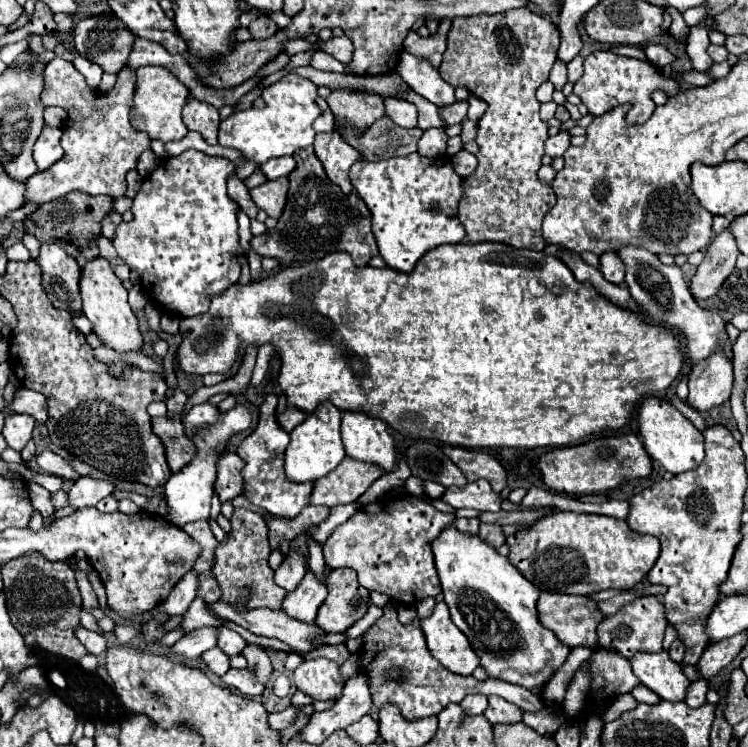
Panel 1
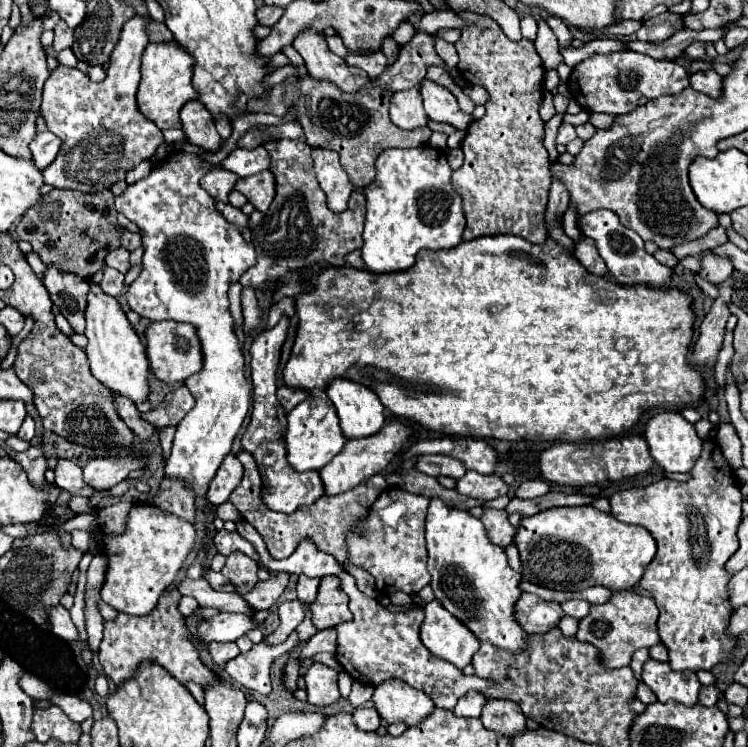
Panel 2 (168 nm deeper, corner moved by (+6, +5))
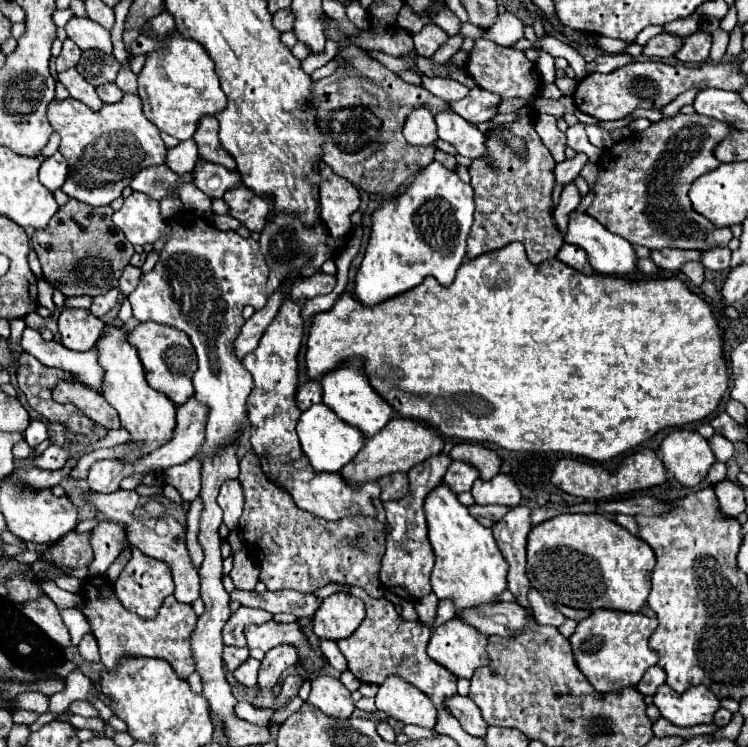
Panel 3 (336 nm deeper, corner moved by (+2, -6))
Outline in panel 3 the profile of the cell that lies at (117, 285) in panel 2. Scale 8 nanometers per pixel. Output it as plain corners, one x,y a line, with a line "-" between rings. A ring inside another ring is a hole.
114,289
114,291
110,291
106,297
96,297
96,299
92,299
92,305
90,305
90,311
96,315
96,317
102,317
102,315
106,315
112,307
114,307
114,303
116,303
116,299
118,299
118,289

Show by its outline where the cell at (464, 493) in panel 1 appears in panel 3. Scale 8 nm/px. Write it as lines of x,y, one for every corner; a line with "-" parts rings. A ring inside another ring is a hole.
498,473
490,481
478,479
472,487
472,495
478,505
520,505
520,489
514,483
514,479
506,473

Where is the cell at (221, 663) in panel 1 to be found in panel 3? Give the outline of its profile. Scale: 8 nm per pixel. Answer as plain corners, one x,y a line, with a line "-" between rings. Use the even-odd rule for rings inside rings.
224,647
224,663
230,671
240,667
248,655
250,655
248,647

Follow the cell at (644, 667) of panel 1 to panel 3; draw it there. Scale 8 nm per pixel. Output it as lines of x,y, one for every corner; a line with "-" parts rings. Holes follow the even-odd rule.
662,687
654,695
654,705
662,717
676,727
692,727
698,723
712,723
720,701
706,687
692,687
686,695
678,695
672,687

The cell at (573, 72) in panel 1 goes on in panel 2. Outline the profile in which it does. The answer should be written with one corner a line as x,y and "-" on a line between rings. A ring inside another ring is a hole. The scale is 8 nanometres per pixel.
554,16
548,18
548,26
558,36
558,42
560,42
562,48
570,48
572,46
572,32
570,32
570,28
560,18
554,18

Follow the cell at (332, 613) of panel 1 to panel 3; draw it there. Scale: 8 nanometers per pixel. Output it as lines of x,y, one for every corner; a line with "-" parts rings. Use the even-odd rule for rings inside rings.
334,593
322,601
322,607
312,619
312,625
320,639
338,641
350,637
364,617
366,611
362,599
348,593

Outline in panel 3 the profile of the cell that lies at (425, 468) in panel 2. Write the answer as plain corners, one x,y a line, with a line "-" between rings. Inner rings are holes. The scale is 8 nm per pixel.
452,461
452,465
446,471
444,483
450,485
450,489
454,493
464,493
472,489
472,483
480,477
480,473
476,471
476,467
462,463
462,461

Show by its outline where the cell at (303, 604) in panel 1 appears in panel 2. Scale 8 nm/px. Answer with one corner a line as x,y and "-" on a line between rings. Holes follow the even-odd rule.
298,598
280,604
278,606
280,626
264,642
266,644
280,644
280,642
284,642
290,636
290,632
294,632
298,628
298,624
304,620
304,610
306,610
306,604
302,600
298,600

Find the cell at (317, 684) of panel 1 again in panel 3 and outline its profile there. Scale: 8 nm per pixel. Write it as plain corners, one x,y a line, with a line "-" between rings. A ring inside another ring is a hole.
320,675
312,679
312,691
308,697
308,703
314,703
322,713
332,717
350,717
354,711
354,701
350,697
350,691
334,677

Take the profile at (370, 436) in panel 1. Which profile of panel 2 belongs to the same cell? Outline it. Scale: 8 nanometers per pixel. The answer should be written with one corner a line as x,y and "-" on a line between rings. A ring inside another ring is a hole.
338,378
326,388
326,394
336,406
342,434
348,440
368,438
384,428
384,406
366,386

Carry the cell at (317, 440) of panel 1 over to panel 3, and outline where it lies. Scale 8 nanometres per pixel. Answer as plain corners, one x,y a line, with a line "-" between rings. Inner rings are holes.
318,403
308,411
304,411
296,431
300,437
302,451
308,455
310,465
316,471
330,471
330,473
340,471
346,463
350,463
356,457
356,453
366,443
366,437
362,437
362,431
342,423
342,419
338,419
338,415
334,415
334,411
330,411
330,407
326,407
324,403

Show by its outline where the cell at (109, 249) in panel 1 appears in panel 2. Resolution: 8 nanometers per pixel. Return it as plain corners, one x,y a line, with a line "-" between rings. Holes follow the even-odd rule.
116,248
116,250
112,250
112,252
106,256
106,266
116,268
116,270
120,270
122,274
126,274
126,272
130,270
128,256
130,256
130,252
128,252
126,248

